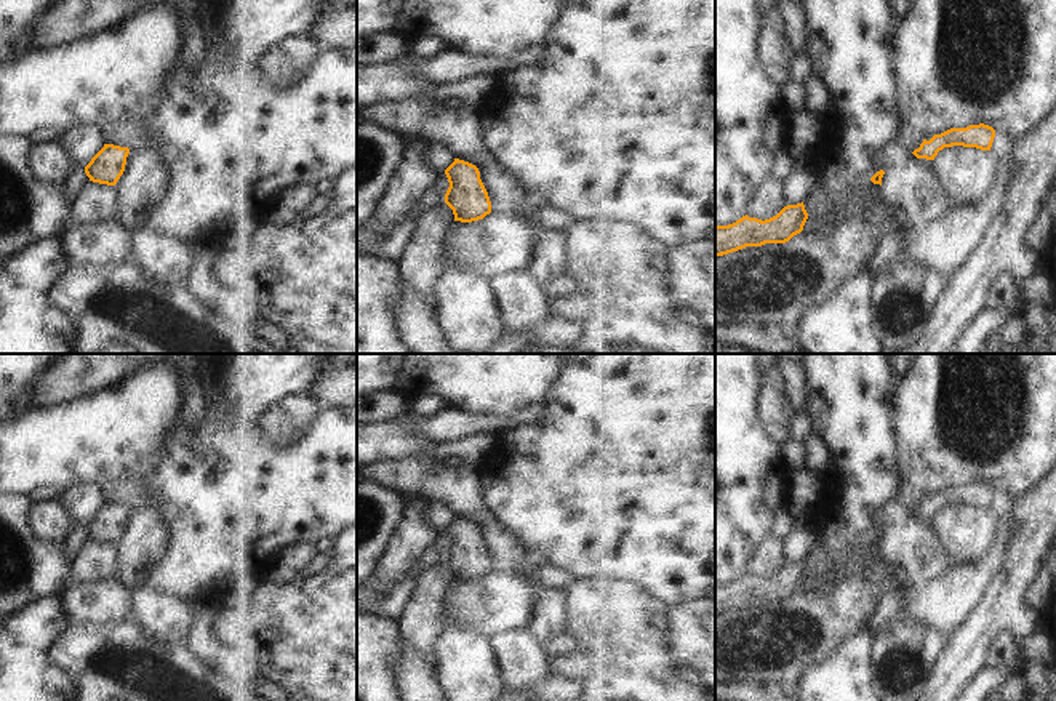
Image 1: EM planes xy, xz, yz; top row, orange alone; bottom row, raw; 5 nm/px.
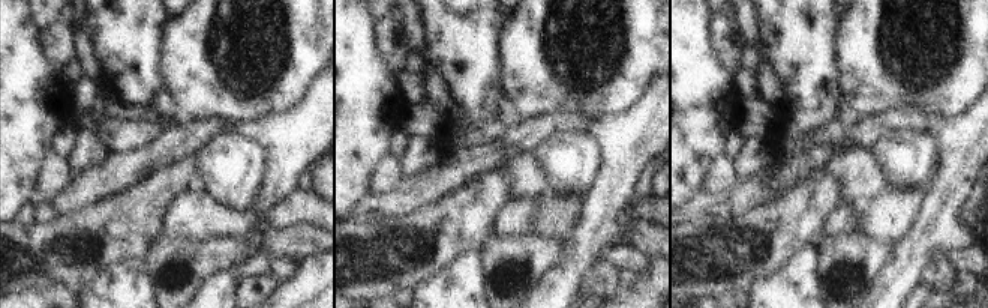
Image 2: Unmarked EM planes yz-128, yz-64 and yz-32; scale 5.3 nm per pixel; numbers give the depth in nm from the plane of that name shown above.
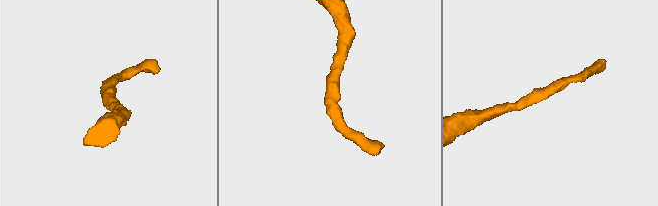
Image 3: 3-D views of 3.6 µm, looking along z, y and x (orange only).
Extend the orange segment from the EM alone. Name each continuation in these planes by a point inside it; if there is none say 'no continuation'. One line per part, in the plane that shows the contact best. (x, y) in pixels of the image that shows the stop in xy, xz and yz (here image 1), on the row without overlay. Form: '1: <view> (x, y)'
no continuation

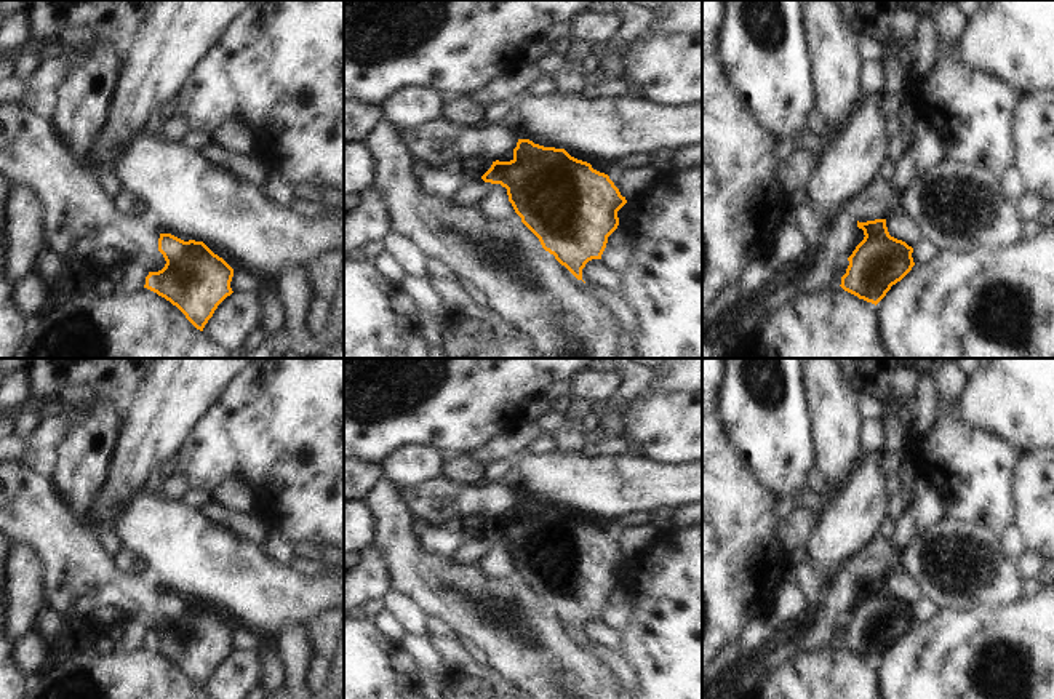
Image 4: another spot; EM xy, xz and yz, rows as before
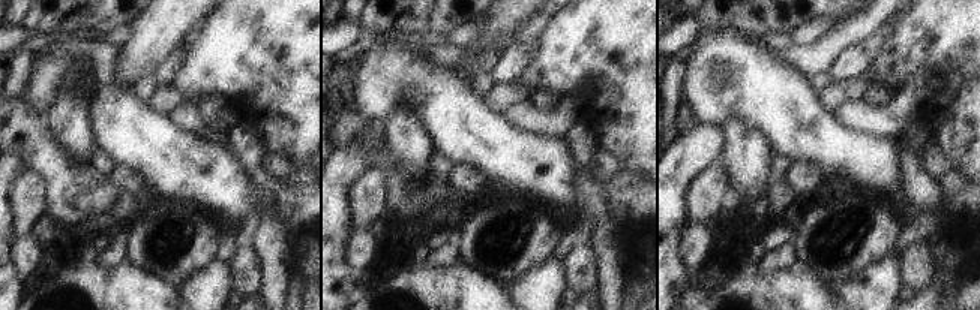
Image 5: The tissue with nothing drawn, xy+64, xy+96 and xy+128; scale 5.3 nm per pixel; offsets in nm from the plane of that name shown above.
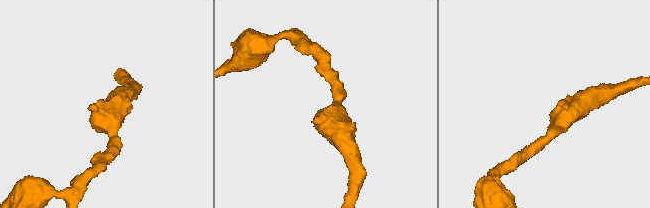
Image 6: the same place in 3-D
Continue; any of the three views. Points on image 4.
no continuation

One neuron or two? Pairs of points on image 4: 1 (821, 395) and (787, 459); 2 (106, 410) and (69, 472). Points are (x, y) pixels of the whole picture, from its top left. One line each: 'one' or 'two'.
1: two
2: one

